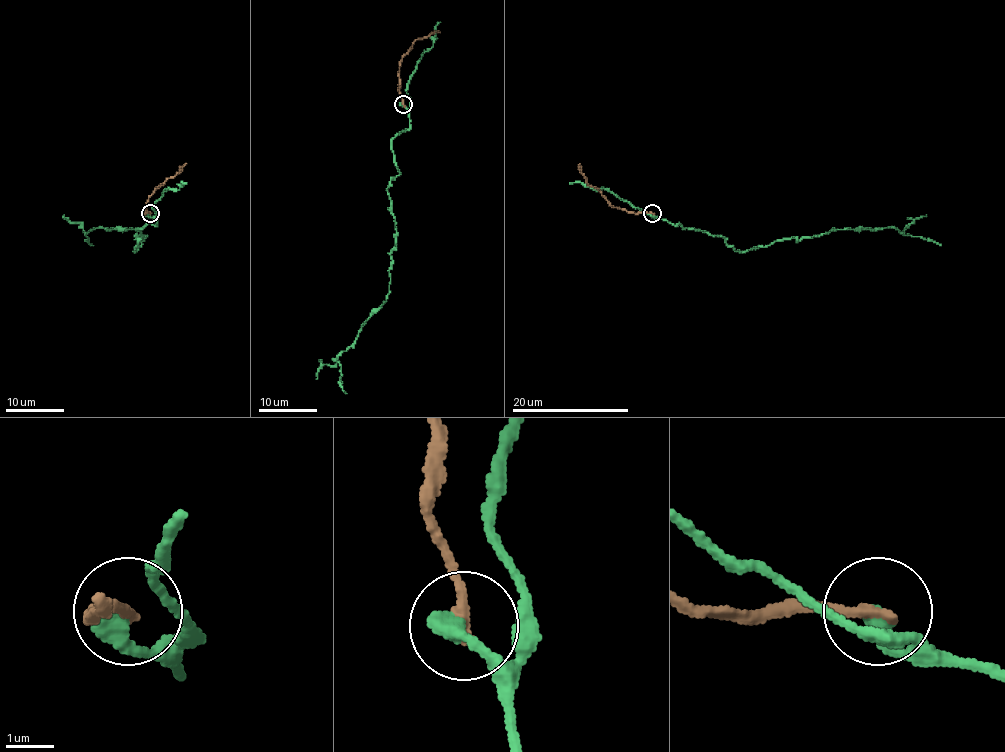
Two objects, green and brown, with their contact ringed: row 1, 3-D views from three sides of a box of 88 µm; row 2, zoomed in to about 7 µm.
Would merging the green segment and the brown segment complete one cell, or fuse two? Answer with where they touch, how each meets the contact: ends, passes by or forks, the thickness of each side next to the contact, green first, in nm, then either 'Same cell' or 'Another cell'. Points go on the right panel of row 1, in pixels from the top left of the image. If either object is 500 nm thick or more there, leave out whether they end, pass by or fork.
Place: (652, 213). At the ring green ends. At the ring brown ends. Thickness 480 nm (green) against 240 nm. Another cell

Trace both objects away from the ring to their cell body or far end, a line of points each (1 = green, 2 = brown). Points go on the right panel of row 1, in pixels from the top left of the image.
1: (651, 213), (675, 225), (721, 236), (736, 251), (841, 229), (887, 228), (941, 245)
2: (651, 213), (628, 213), (612, 206), (587, 182), (580, 171), (580, 163)

